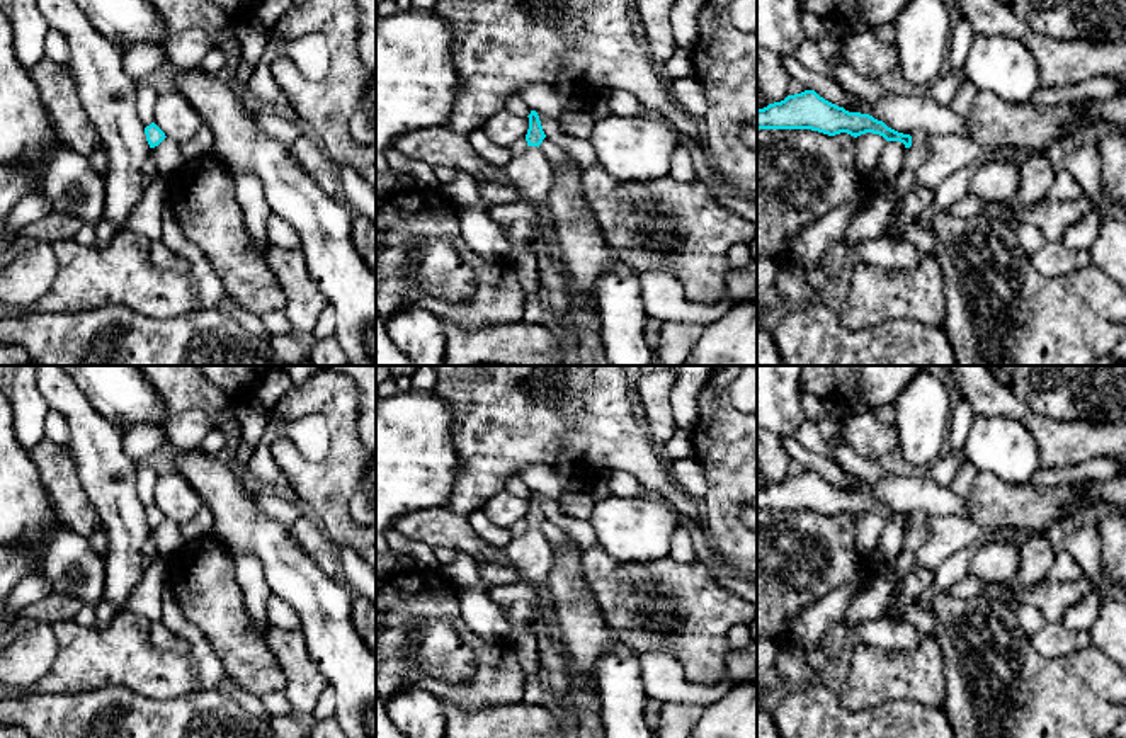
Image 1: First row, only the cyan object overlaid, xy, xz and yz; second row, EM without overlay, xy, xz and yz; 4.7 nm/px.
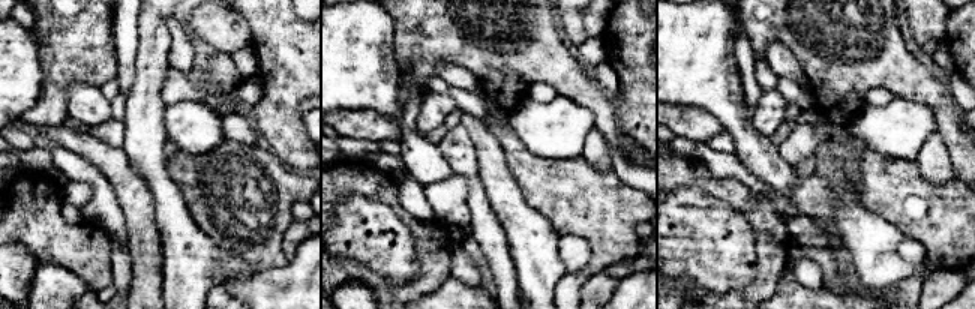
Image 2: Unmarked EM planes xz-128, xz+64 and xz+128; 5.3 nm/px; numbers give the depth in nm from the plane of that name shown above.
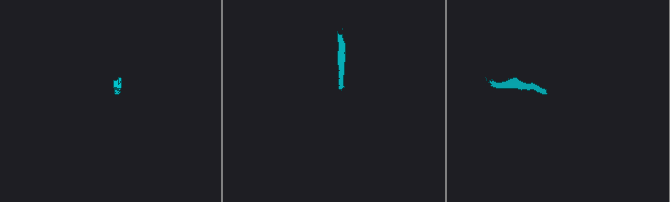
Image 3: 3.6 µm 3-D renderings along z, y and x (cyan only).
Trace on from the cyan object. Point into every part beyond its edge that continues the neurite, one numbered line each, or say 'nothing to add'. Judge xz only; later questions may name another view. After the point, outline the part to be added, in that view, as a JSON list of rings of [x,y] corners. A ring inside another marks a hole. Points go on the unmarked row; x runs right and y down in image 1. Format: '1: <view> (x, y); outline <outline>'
1: xz (531, 553); outline [[[527,527],[527,531],[522,536],[514,537],[509,542],[509,546],[505,548],[505,553],[522,576],[532,580],[537,585],[543,585],[549,595],[549,602],[551,602],[551,610],[548,616],[549,633],[551,633],[551,638],[553,638],[556,648],[563,655],[563,660],[565,660],[565,665],[568,670],[570,692],[572,692],[572,699],[573,699],[575,711],[577,711],[577,723],[575,723],[575,731],[572,733],[572,738],[606,738],[606,731],[604,731],[604,726],[600,721],[599,694],[590,690],[573,668],[573,658],[570,656],[570,651],[568,651],[566,641],[565,641],[565,634],[563,634],[561,624],[556,616],[556,604],[553,600],[549,588],[548,588],[548,575],[549,575],[551,563],[553,563],[553,551],[551,551],[549,541],[543,536],[543,532],[537,527]]]

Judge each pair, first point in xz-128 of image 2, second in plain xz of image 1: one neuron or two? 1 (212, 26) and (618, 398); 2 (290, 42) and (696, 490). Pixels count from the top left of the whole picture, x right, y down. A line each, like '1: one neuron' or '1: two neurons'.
1: two neurons
2: two neurons

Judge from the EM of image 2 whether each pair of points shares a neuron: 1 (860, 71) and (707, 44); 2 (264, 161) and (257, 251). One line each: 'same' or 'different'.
1: different
2: same

